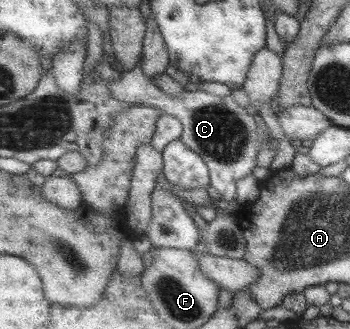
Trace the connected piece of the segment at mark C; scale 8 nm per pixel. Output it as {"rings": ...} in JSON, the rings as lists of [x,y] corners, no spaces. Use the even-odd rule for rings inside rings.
{"rings":[[[143,55],[137,62],[137,66],[131,71],[123,71],[122,78],[119,80],[109,81],[112,88],[112,95],[119,100],[132,102],[132,104],[147,104],[148,106],[158,108],[165,114],[176,116],[183,124],[183,136],[180,139],[185,142],[193,151],[201,154],[201,157],[208,162],[210,169],[210,178],[212,186],[219,193],[223,200],[230,202],[232,200],[238,202],[238,185],[241,178],[251,175],[255,167],[255,158],[257,156],[257,126],[253,121],[251,114],[247,114],[245,107],[239,106],[235,102],[232,95],[217,96],[203,90],[198,91],[183,91],[176,97],[170,96],[154,84],[153,81],[146,75],[143,68]]]}

